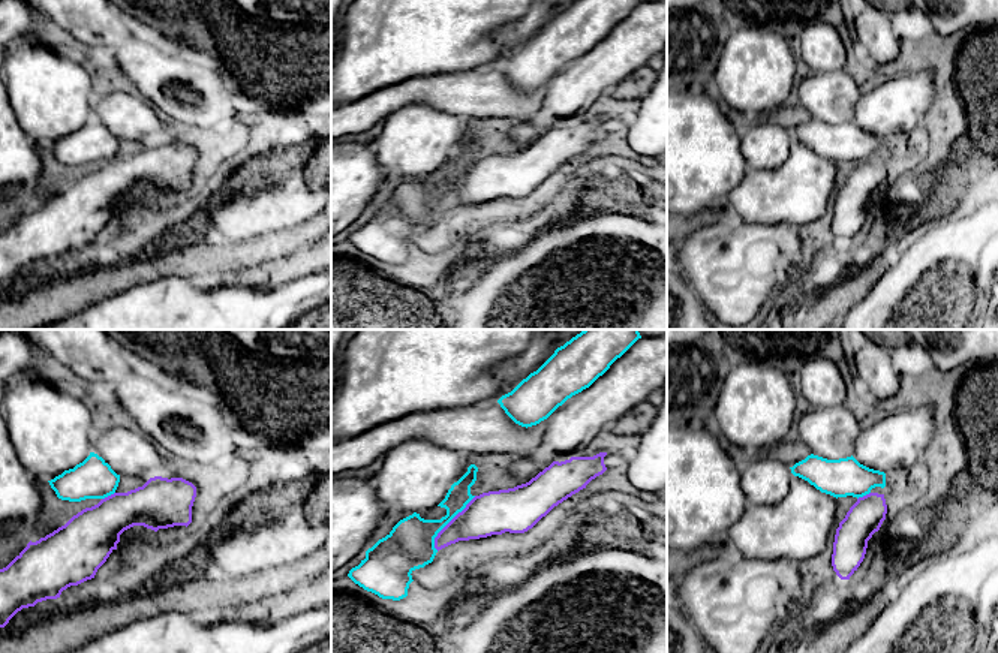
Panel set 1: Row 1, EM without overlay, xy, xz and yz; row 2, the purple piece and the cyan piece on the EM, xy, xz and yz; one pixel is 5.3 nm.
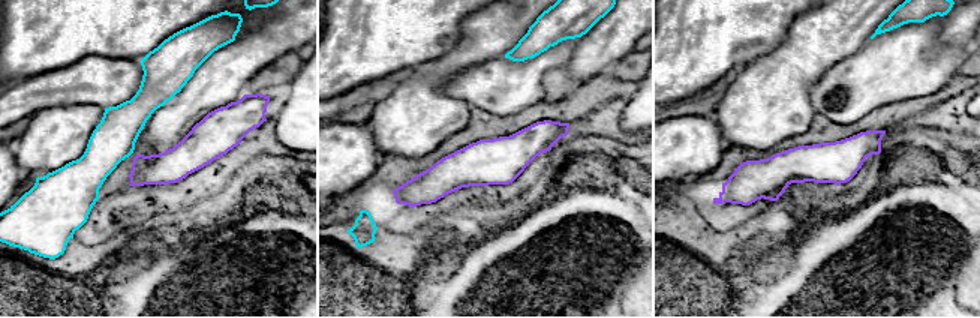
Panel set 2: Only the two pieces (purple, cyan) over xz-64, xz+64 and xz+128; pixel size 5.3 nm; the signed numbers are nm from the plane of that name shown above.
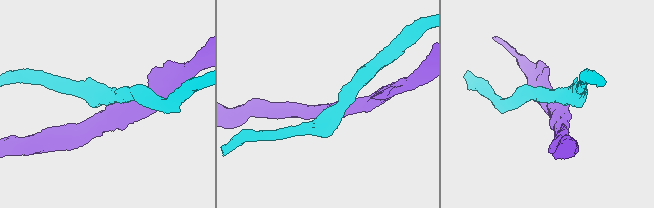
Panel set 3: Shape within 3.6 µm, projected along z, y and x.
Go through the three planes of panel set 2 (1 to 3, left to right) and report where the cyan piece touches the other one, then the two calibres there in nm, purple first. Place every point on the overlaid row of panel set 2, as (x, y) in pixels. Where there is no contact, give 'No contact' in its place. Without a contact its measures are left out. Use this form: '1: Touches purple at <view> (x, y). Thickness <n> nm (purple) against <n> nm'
1: No contact
2: No contact
3: No contact

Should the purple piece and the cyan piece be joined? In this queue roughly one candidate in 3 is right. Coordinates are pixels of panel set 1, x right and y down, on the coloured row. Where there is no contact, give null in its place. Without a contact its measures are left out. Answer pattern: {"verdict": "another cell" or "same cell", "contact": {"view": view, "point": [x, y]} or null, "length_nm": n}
{"verdict": "another cell", "contact": {"view": "xz", "point": [448, 523]}, "length_nm": 360}

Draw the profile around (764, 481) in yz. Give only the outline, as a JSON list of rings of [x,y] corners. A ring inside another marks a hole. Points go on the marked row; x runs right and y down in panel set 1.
[[[754,454],[742,463],[740,485],[748,503],[776,505],[791,485],[791,469],[767,454]]]

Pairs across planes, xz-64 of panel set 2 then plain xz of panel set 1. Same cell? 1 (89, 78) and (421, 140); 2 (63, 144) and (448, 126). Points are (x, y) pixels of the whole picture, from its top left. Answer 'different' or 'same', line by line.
1: different
2: same

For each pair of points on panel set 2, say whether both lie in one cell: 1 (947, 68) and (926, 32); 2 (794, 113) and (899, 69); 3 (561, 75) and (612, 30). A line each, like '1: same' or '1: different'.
1: same
2: different
3: same

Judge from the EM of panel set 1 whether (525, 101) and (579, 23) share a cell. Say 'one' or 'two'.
two

